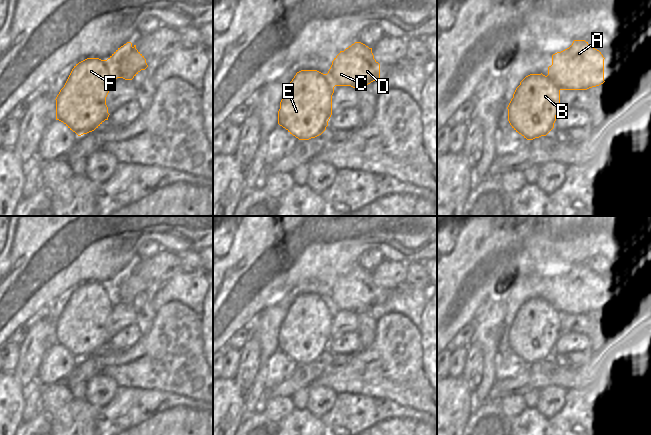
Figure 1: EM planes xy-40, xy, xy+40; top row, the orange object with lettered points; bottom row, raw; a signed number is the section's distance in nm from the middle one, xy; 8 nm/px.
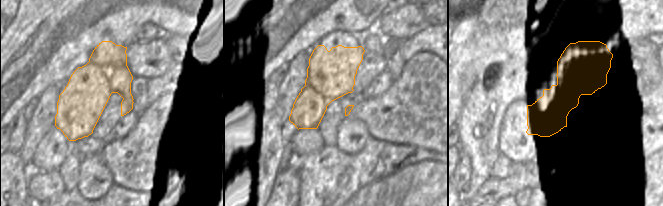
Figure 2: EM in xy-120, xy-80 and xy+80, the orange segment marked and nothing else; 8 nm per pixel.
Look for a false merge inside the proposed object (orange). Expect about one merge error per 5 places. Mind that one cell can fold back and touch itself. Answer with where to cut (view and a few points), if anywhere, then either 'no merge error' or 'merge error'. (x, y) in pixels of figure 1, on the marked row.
cut none; no merge error

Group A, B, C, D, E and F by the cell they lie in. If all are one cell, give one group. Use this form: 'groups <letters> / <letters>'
groups A B C D E F

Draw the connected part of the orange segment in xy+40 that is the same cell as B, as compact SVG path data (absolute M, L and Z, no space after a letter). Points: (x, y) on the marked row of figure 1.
M574 40L572 45L552 55L548 75L530 74L516 88L508 109L508 121L512 128L527 140L546 136L553 128L560 111L561 90L587 90L603 84L604 57L585 40Z

